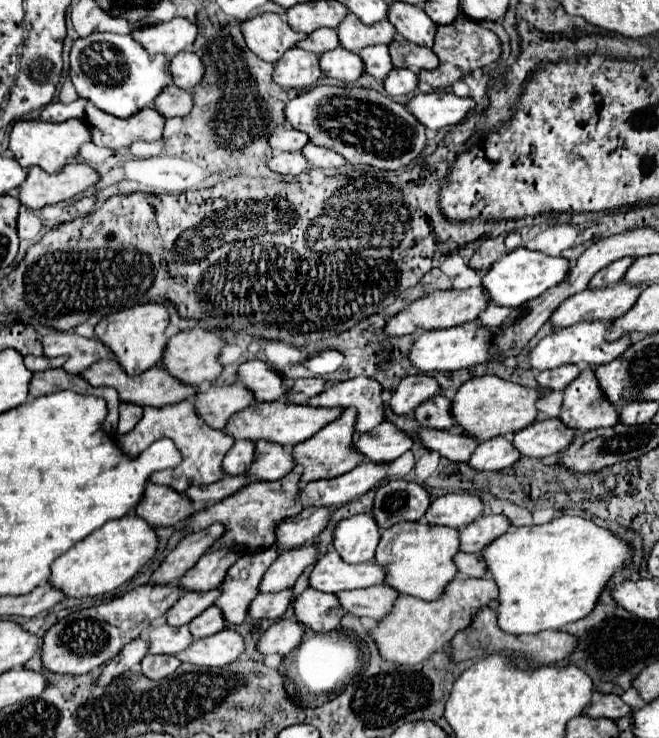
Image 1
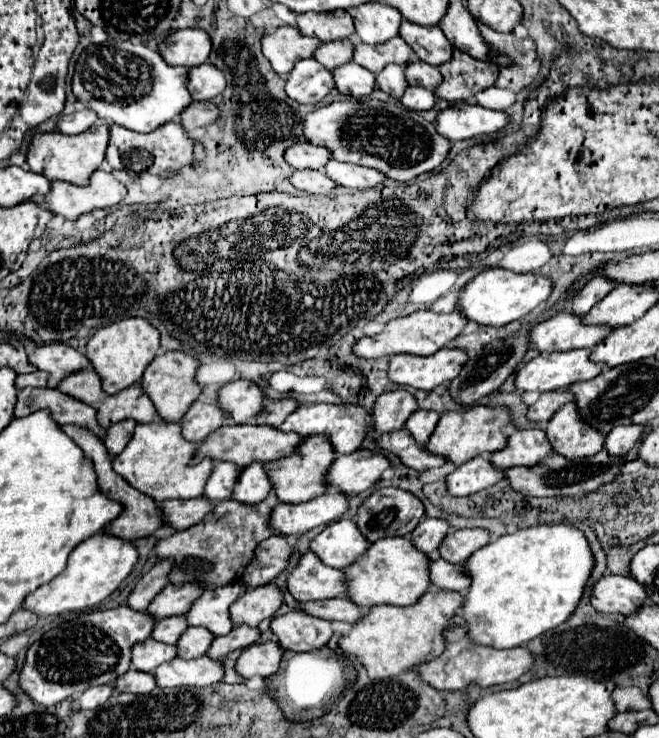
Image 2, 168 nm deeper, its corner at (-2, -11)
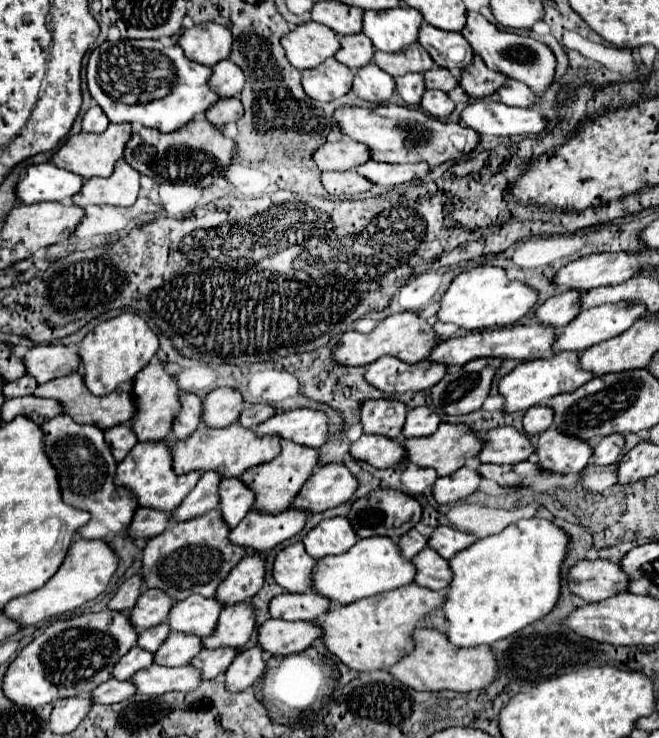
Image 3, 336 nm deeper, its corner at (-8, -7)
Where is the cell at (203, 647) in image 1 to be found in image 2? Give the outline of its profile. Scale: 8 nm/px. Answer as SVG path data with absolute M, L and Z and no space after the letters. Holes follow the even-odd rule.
M208 655L196 659L172 659L170 663L162 663L154 671L158 687L208 687L224 677L224 663L220 659L210 659Z

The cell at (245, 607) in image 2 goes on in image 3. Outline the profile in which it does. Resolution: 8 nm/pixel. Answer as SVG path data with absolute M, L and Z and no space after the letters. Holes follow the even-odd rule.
M248 603L228 605L220 611L216 629L202 639L204 649L234 647L242 649L250 635L254 633L254 613Z

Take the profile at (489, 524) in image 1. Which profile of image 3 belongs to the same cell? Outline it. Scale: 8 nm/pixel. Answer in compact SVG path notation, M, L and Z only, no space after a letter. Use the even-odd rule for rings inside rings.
M436 527L428 537L428 547L434 549L440 557L450 559L452 555L456 555L456 551L462 551L462 547L470 547L470 543L474 541L474 535L458 531L454 527Z

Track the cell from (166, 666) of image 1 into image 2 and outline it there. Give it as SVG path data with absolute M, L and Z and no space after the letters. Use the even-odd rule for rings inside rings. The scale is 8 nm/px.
M130 669L126 675L122 675L122 679L116 681L116 691L126 691L126 693L150 693L156 687L158 683L152 673L142 673L134 669Z

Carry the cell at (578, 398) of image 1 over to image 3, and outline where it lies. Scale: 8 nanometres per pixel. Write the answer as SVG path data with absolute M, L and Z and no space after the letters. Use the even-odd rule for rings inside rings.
M548 429L536 443L536 455L540 471L568 475L582 473L592 457L592 447L584 443L584 439L570 439L568 435L560 435L556 429Z

